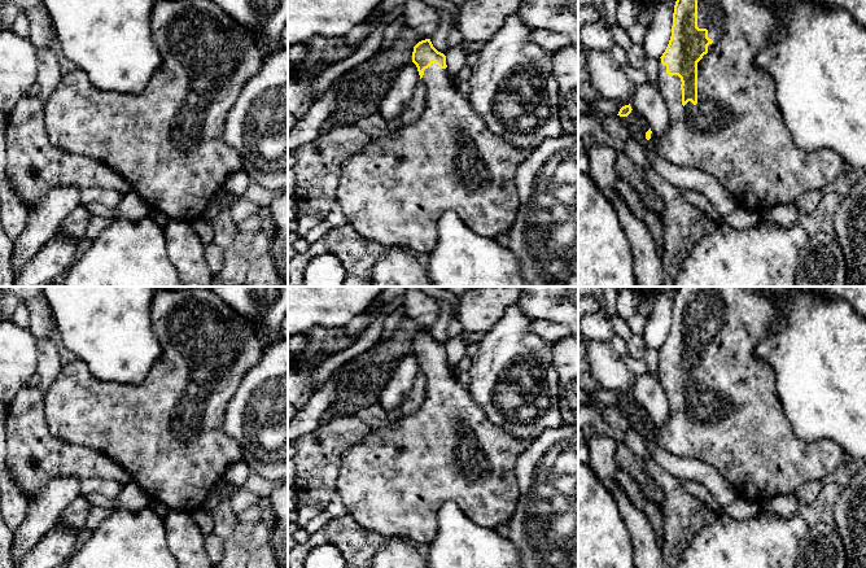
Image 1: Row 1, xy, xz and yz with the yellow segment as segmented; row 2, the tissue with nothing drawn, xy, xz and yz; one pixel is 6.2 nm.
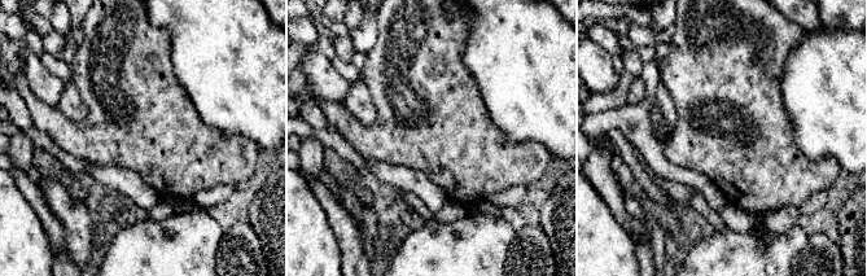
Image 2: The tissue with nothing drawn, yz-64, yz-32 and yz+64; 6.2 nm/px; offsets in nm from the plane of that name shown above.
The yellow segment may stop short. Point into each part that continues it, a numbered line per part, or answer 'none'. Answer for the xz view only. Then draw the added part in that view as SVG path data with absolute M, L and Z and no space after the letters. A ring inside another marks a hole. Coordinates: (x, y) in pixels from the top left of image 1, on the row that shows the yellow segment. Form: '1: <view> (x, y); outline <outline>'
1: xz (394, 191); outline M432 64L420 79L427 88L425 108L420 118L403 124L399 130L371 136L368 145L350 156L341 167L336 202L341 206L347 223L362 236L382 246L401 245L429 254L437 245L437 223L446 211L455 211L477 235L497 237L509 231L519 214L519 191L515 183L520 162L533 149L509 145L490 131L481 115L450 79L447 69Z

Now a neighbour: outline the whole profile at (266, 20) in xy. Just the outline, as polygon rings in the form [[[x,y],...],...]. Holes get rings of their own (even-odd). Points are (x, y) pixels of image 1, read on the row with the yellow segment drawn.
[[[288,0],[213,1],[258,40],[266,56],[281,48],[281,34],[288,23]]]

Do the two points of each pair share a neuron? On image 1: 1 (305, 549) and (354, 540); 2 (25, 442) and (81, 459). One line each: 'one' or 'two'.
1: one
2: one

